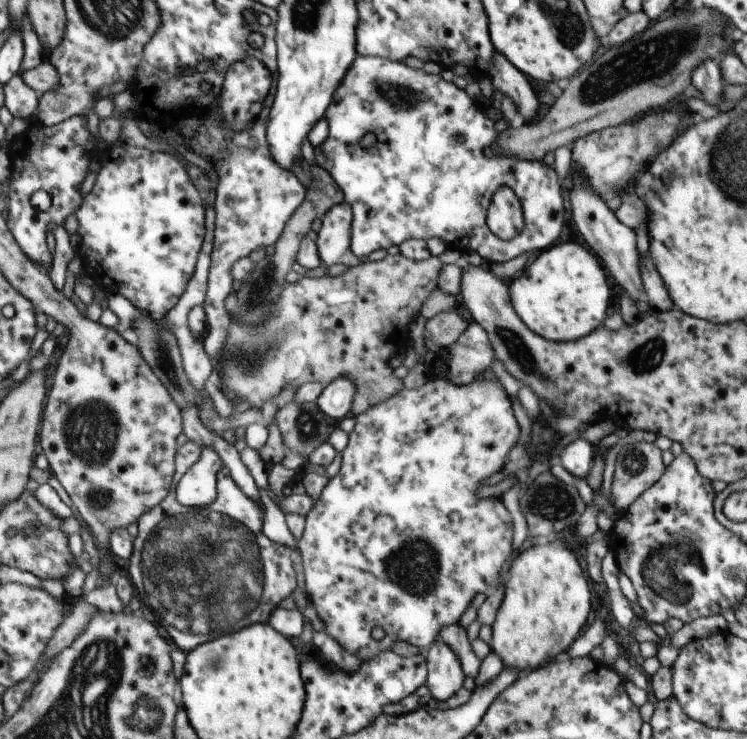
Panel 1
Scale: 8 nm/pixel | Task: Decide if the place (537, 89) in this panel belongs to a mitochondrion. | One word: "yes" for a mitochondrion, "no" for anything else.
no

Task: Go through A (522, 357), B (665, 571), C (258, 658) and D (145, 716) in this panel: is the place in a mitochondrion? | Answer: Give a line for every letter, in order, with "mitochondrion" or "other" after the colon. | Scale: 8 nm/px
A: mitochondrion
B: mitochondrion
C: other
D: mitochondrion

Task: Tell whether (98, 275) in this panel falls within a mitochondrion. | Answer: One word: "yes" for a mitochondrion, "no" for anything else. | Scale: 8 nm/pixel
no

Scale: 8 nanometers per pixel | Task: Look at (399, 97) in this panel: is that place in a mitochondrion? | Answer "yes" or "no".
yes

